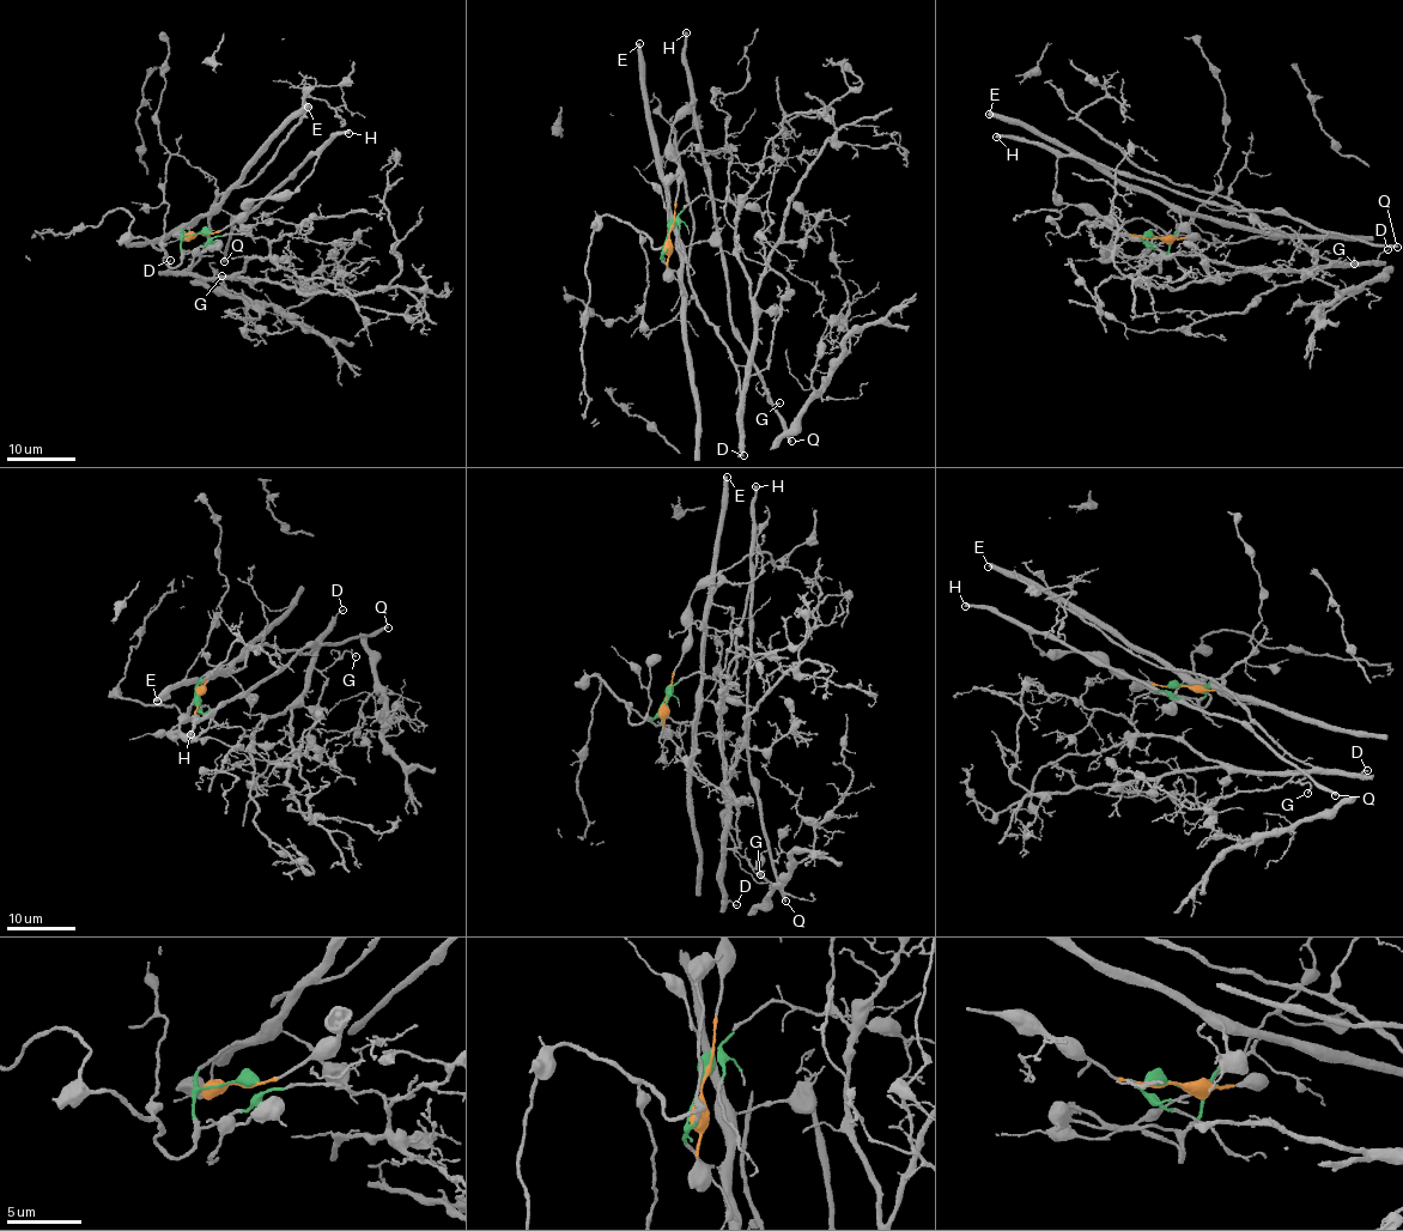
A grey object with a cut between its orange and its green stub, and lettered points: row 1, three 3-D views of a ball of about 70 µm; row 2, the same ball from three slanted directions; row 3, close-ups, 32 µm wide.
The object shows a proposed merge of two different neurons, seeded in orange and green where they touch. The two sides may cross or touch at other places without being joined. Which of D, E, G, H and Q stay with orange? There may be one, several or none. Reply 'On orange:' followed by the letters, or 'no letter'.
On orange: H, Q

